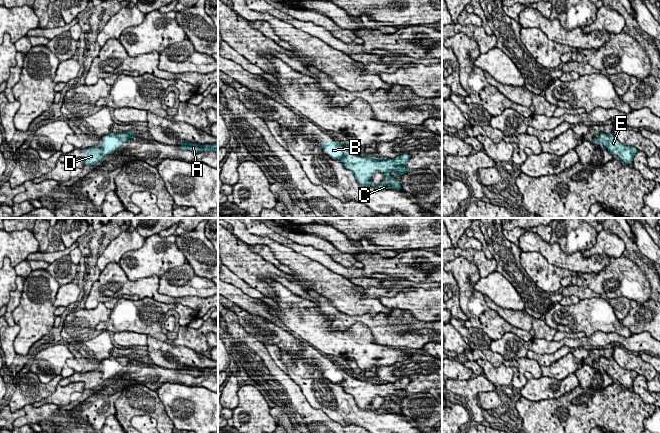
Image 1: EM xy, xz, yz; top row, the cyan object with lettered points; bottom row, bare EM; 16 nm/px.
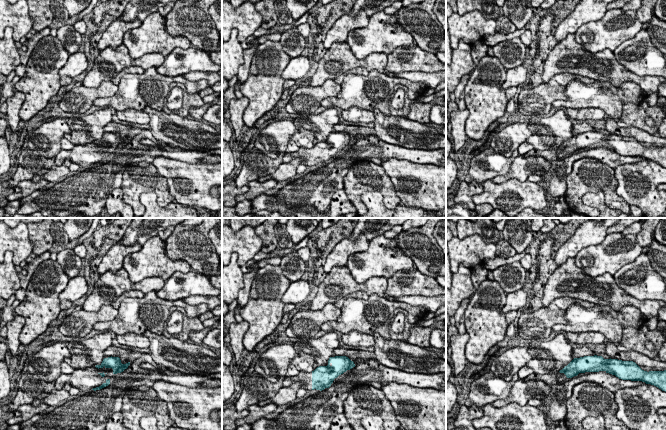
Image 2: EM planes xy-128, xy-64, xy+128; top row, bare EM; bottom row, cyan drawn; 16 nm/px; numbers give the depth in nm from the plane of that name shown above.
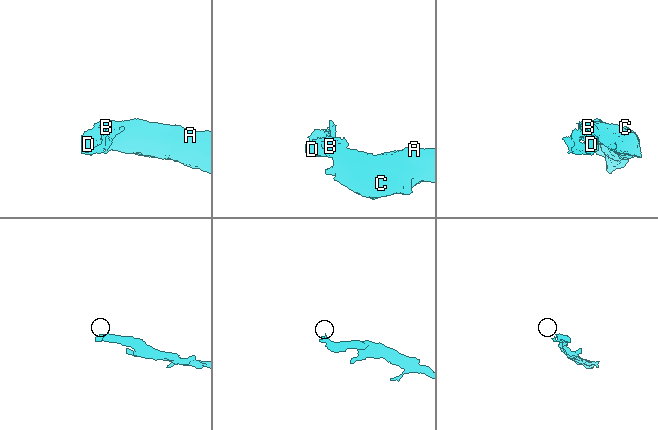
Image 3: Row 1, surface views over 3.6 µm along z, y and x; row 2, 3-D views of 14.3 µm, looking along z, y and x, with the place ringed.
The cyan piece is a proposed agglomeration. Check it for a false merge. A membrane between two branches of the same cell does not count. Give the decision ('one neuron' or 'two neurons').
one neuron

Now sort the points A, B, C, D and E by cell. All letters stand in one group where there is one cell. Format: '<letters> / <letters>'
A B C D E

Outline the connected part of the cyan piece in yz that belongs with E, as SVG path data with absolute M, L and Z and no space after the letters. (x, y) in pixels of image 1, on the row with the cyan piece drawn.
M600 133L596 139L589 139L593 144L602 144L611 154L616 155L622 163L632 164L638 150L634 146L620 143L613 134Z

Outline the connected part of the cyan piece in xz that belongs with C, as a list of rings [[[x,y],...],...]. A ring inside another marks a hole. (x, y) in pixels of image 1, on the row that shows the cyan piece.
[[[338,141],[320,142],[324,150],[328,150],[328,156],[334,160],[340,160],[344,167],[353,172],[357,182],[362,186],[374,186],[377,189],[386,190],[391,189],[399,191],[401,182],[393,178],[390,172],[396,172],[404,175],[409,171],[405,167],[411,155],[404,154],[396,158],[377,158],[377,157],[360,157],[357,154],[352,154],[352,148],[348,141],[346,146],[342,146]],[[376,172],[384,174],[384,180],[379,185],[372,182],[372,176]]]

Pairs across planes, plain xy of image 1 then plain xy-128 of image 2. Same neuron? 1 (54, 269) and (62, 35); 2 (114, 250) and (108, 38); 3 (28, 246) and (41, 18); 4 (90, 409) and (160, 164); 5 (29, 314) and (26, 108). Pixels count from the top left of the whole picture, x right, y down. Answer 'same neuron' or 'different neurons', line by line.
1: same neuron
2: same neuron
3: different neurons
4: different neurons
5: same neuron

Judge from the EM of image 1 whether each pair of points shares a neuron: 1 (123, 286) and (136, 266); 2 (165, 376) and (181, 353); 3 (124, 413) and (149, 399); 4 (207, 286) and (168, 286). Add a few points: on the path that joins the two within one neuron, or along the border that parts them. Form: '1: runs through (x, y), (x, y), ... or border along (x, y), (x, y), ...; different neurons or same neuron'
1: border along (118, 263), (130, 280), (151, 276); different neurons
2: border along (151, 361), (161, 367), (170, 368), (179, 373); different neurons
3: runs through (130, 407), (137, 400), (143, 400); same neuron
4: runs through (197, 286), (178, 287); same neuron

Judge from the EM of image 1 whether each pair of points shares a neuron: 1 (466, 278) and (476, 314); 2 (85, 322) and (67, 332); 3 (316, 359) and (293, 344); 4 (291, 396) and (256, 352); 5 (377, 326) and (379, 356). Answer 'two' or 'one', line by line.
1: one
2: one
3: one
4: one
5: two

